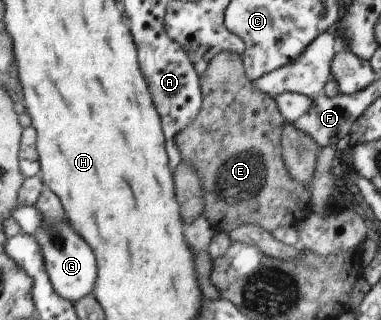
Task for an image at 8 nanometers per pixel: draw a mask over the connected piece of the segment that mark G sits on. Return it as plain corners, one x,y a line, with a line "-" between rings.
42,189
34,208
40,212
40,216
44,220
44,228
38,230
36,234
30,234
30,236
40,246
40,254
42,254
44,268
52,290
60,298
71,303
81,300
82,296
90,295
92,288
94,288
94,280
96,280
96,264
94,264
92,250
84,244
84,240
76,232
70,230
70,226
66,226
60,202
54,193
50,192
50,189

